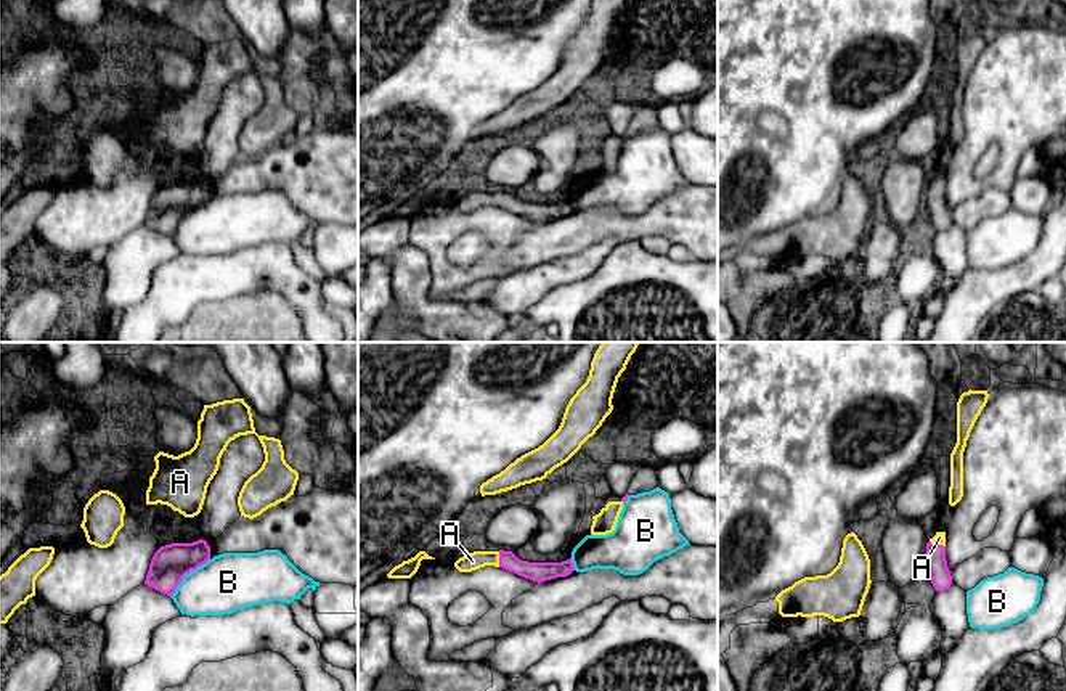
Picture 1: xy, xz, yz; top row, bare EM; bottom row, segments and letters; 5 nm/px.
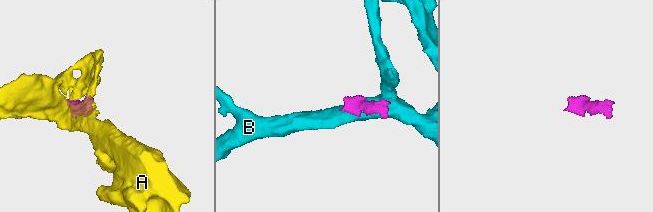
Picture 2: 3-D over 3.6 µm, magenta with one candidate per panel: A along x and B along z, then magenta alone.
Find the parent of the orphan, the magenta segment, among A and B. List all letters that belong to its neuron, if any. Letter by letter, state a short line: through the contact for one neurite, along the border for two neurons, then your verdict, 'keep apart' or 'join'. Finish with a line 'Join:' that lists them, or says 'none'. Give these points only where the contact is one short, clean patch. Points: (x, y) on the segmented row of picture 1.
A: join
B: keep apart
Join: A

